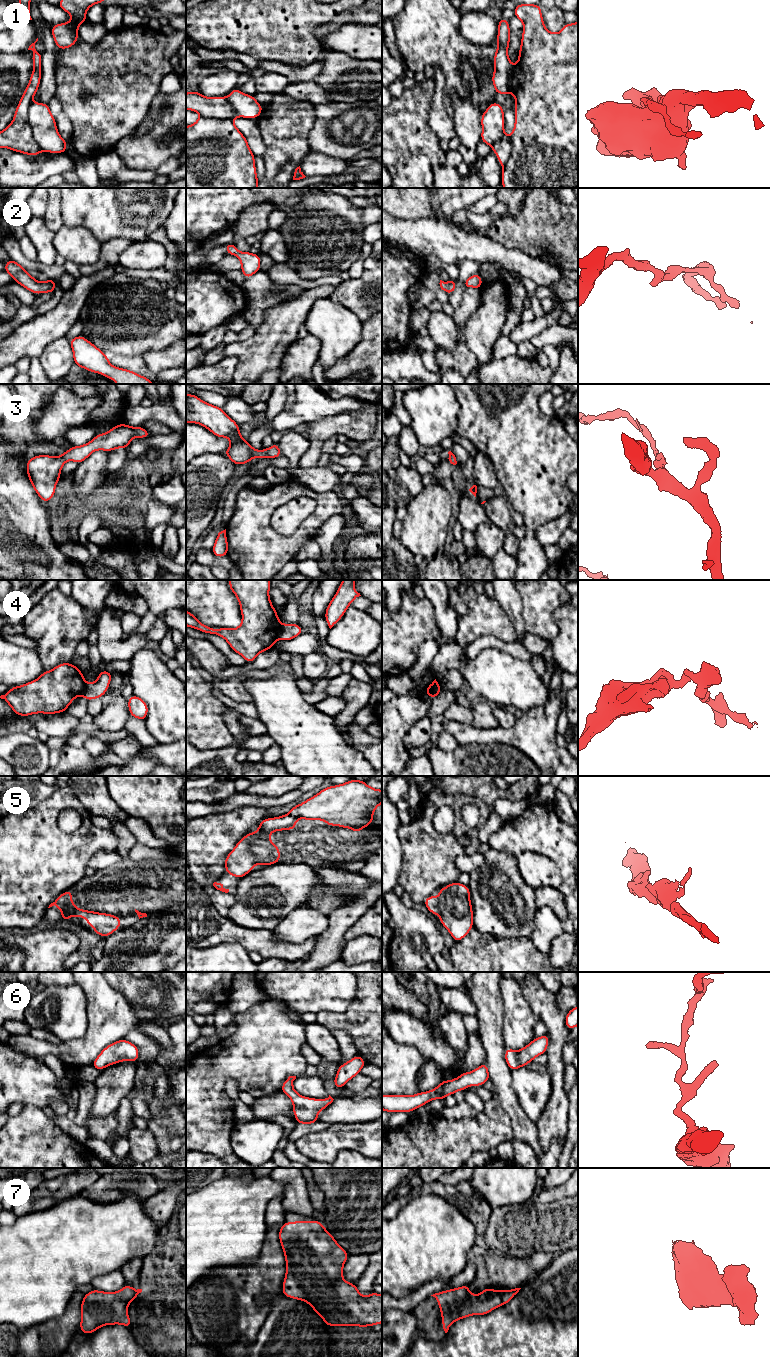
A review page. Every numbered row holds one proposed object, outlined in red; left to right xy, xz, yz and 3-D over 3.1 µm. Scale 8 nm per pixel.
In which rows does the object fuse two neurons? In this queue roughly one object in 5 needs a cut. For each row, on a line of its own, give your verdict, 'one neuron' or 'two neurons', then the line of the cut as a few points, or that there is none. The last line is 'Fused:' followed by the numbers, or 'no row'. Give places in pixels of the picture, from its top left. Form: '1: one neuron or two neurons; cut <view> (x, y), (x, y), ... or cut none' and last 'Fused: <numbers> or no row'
1: two neurons; cut xy (31, 103), (28, 109), (28, 123), (33, 139), (43, 150)
2: one neuron; cut none
3: one neuron; cut none
4: two neurons; cut xz (281, 624), (278, 637)
5: one neuron; cut none
6: one neuron; cut none
7: one neuron; cut none
Fused: 1, 4

